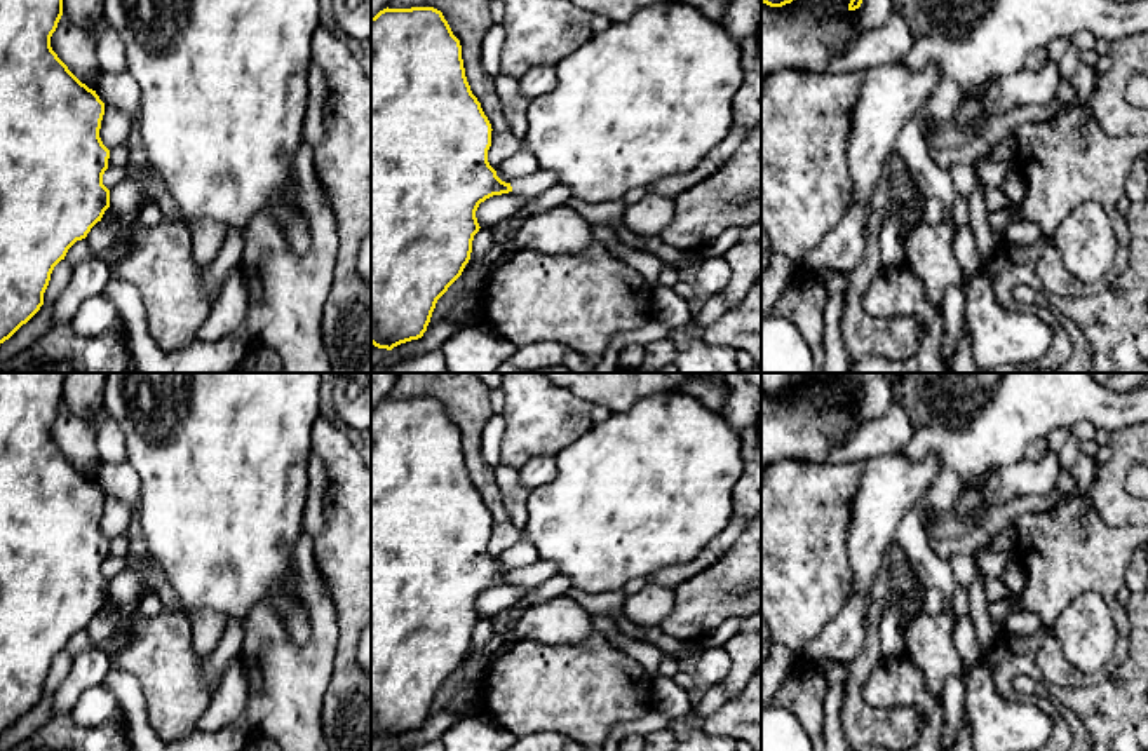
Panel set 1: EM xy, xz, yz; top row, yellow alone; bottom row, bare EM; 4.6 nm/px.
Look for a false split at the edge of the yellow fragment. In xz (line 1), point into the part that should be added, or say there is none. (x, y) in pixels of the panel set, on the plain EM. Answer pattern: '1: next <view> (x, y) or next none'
1: next xz (532, 575)

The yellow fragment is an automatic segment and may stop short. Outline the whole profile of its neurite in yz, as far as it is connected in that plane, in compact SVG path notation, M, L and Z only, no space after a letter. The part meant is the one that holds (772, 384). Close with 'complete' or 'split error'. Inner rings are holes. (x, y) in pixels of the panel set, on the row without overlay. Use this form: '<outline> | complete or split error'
M761 373L761 392L782 397L805 383L827 383L841 376L843 373Z | complete

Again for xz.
M387 397L371 408L371 734L375 737L392 741L401 734L423 727L437 690L462 666L470 650L472 631L481 619L476 608L481 592L509 582L531 591L559 573L557 565L545 559L538 559L510 573L502 572L488 552L491 521L491 514L467 472L460 430L453 425L441 401L434 397Z | split error

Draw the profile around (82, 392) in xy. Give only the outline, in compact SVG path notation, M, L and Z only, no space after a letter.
M66 373L63 383L63 404L75 418L89 422L101 408L105 383L106 373Z

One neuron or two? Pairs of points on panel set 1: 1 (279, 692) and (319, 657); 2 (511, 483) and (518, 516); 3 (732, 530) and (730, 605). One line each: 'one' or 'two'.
1: one
2: one
3: two

